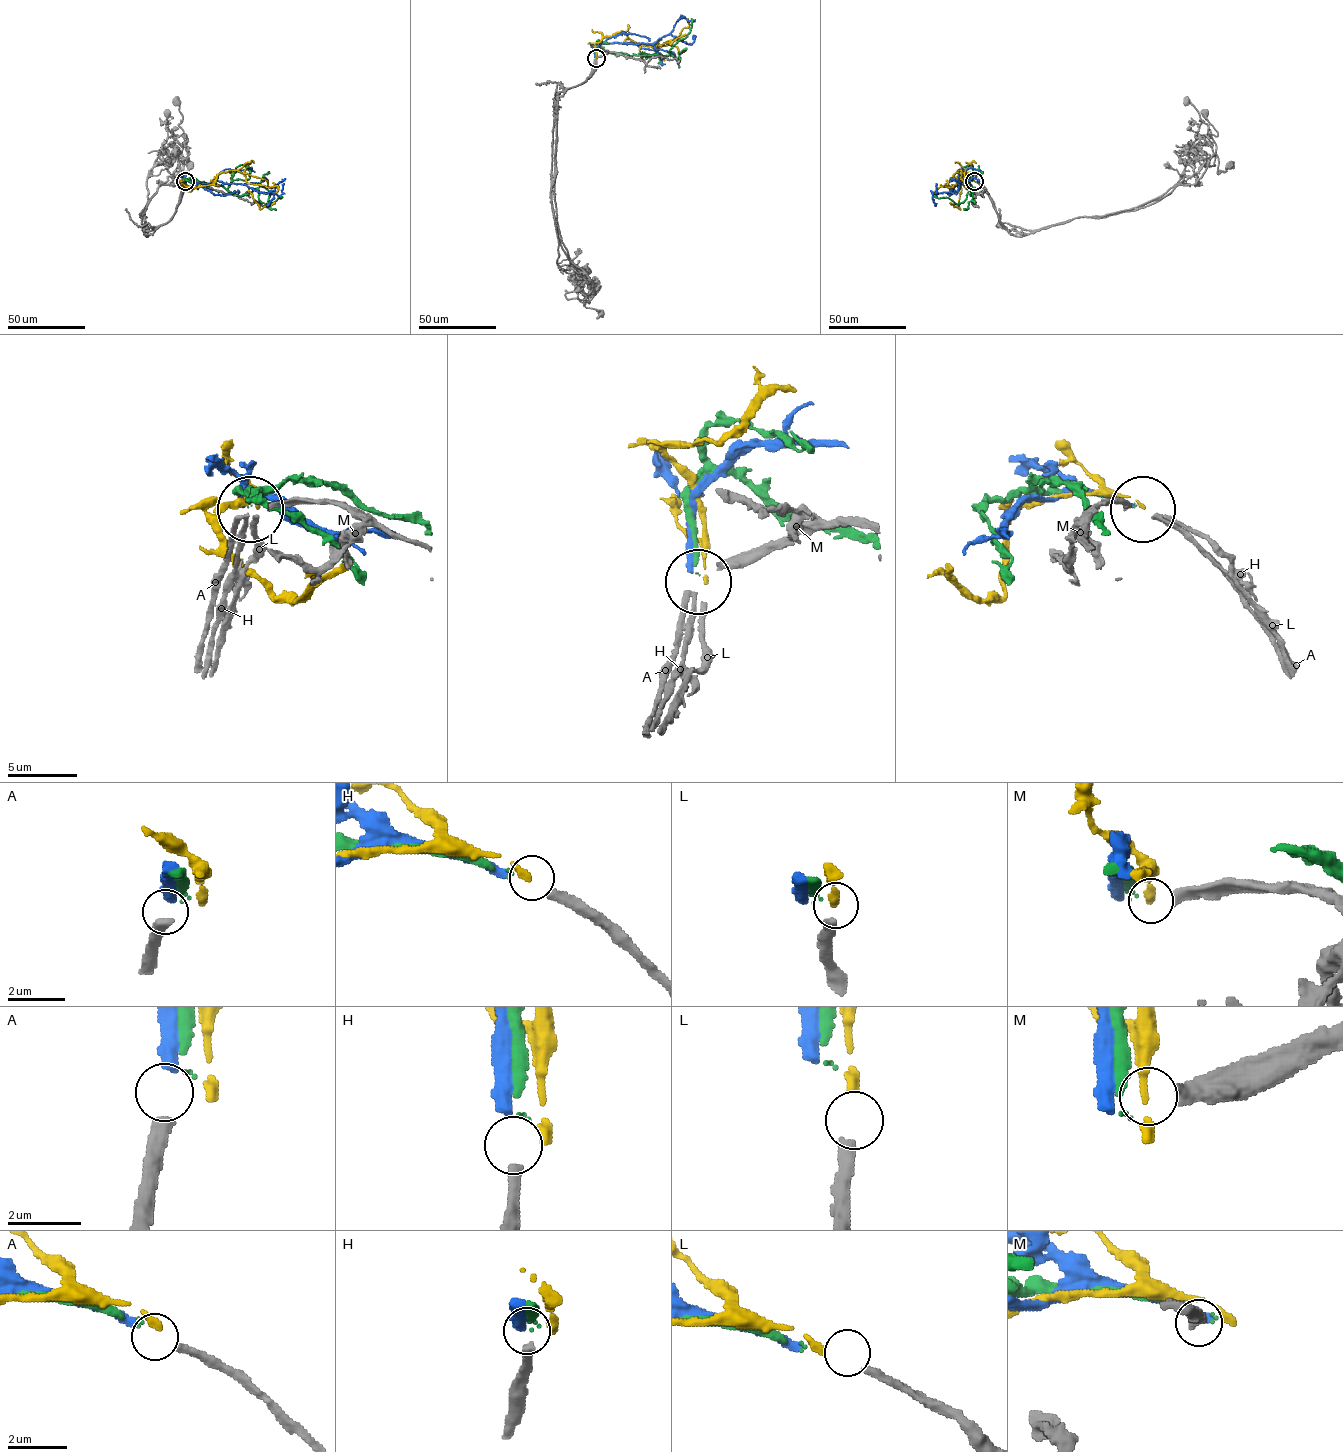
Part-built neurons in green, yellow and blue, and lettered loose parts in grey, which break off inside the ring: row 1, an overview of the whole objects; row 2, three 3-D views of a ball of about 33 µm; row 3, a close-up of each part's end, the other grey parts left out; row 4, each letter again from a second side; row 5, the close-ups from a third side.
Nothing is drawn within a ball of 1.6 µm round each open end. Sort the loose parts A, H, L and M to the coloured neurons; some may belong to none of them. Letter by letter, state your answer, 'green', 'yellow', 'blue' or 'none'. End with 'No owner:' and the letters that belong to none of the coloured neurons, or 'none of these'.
A: blue
H: green
L: yellow
M: none
No owner: M

